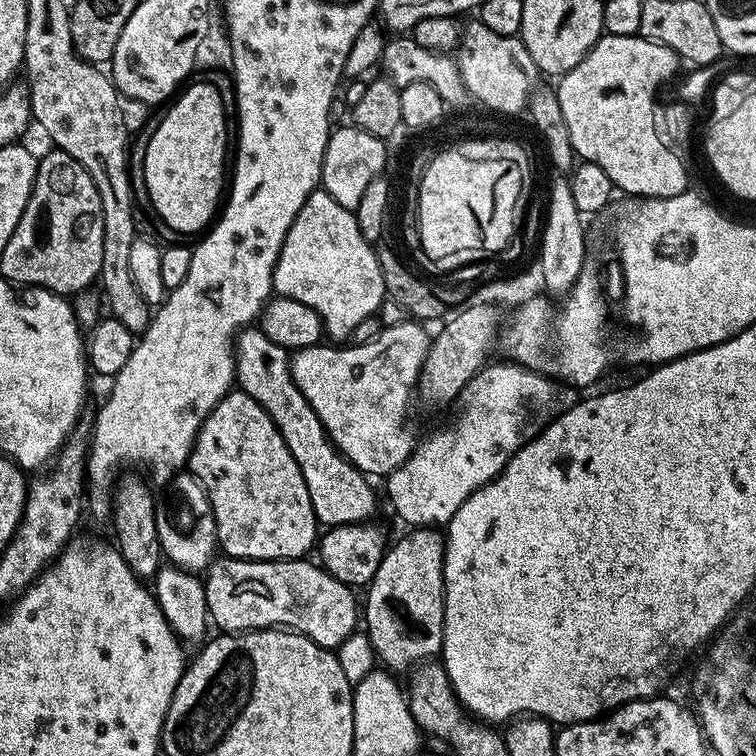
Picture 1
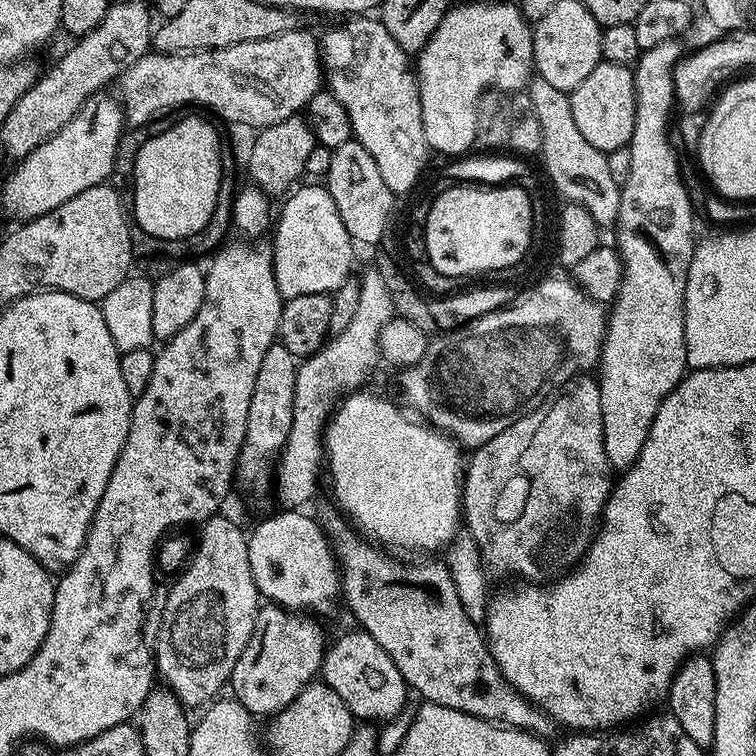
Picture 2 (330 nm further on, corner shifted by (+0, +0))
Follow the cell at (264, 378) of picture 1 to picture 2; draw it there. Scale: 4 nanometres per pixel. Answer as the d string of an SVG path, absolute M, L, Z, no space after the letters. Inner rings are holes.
M332 510L332 513L328 517L323 517L322 527L325 535L328 536L328 541L332 543L332 550L336 553L336 558L340 566L340 586L342 589L342 600L348 603L348 608L352 611L352 616L357 620L359 627L363 631L368 632L369 636L374 638L378 642L379 646L382 646L386 650L386 654L390 656L391 661L401 672L402 678L405 680L407 687L417 692L421 697L421 701L429 704L437 704L438 706L450 706L450 710L462 710L466 714L474 714L478 718L489 721L493 724L503 724L509 728L520 728L523 732L532 732L534 735L541 738L549 738L548 736L555 737L558 731L558 725L555 720L551 720L547 714L535 704L530 703L529 700L524 697L521 692L514 690L514 686L510 686L510 682L506 682L506 678L498 670L498 666L494 662L494 658L490 654L488 649L487 639L478 627L477 621L472 620L467 614L466 610L462 606L462 598L458 598L458 590L454 590L454 578L450 574L447 563L440 558L420 558L417 564L412 564L407 568L403 564L403 559L397 558L395 555L389 554L385 549L375 545L371 540L360 535L347 519L339 511Z

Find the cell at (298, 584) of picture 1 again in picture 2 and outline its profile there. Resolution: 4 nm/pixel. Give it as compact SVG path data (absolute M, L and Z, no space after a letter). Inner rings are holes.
M355 631L340 637L325 649L321 679L339 695L355 719L362 722L387 722L395 719L405 709L407 684L386 650L368 632Z

